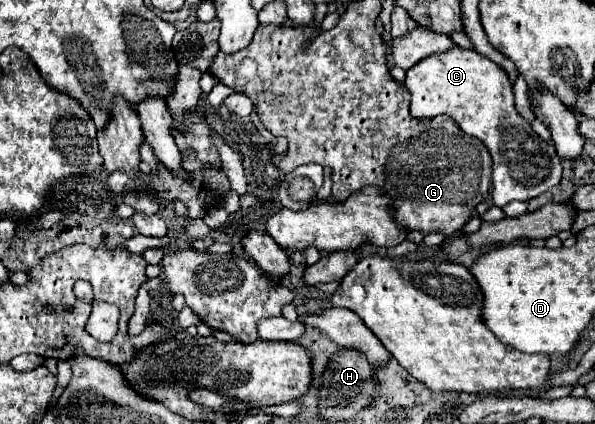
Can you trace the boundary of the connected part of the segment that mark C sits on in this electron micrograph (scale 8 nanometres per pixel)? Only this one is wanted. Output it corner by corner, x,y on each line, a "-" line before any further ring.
453,46
445,52
435,52
431,56
423,58
423,60
419,60
415,66
411,66
407,70
407,78
405,78
403,86
411,94
411,100
409,100
411,116
433,118
433,116
439,116
439,114
447,114
459,124
459,128
463,132
479,138
489,148
489,152
493,156
493,190
491,190
491,196
493,196
495,206
503,208
505,204
509,204
513,200
527,202
527,200
547,192
551,186
559,184
559,180
561,180
561,160
557,156
555,146
551,142
541,140
539,134
533,132
531,124
517,114
515,102
513,102
513,88
511,88
507,74
495,62
491,62
487,56
483,56
475,50
459,48
459,46

